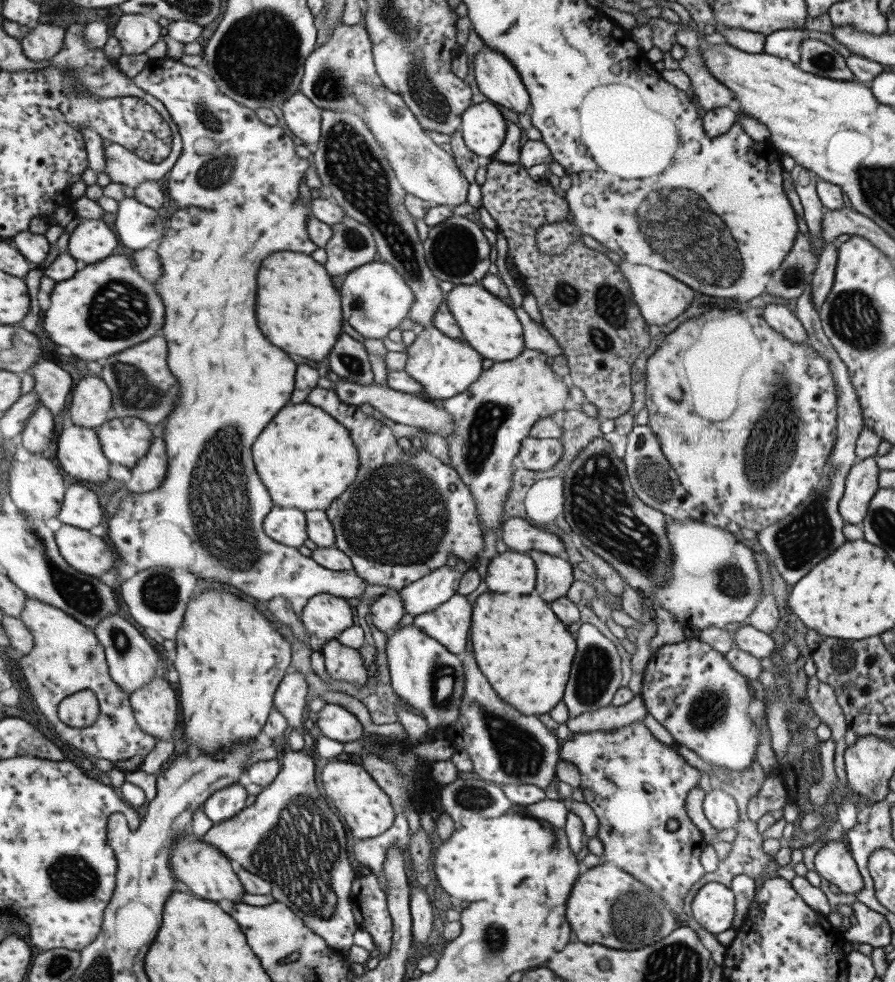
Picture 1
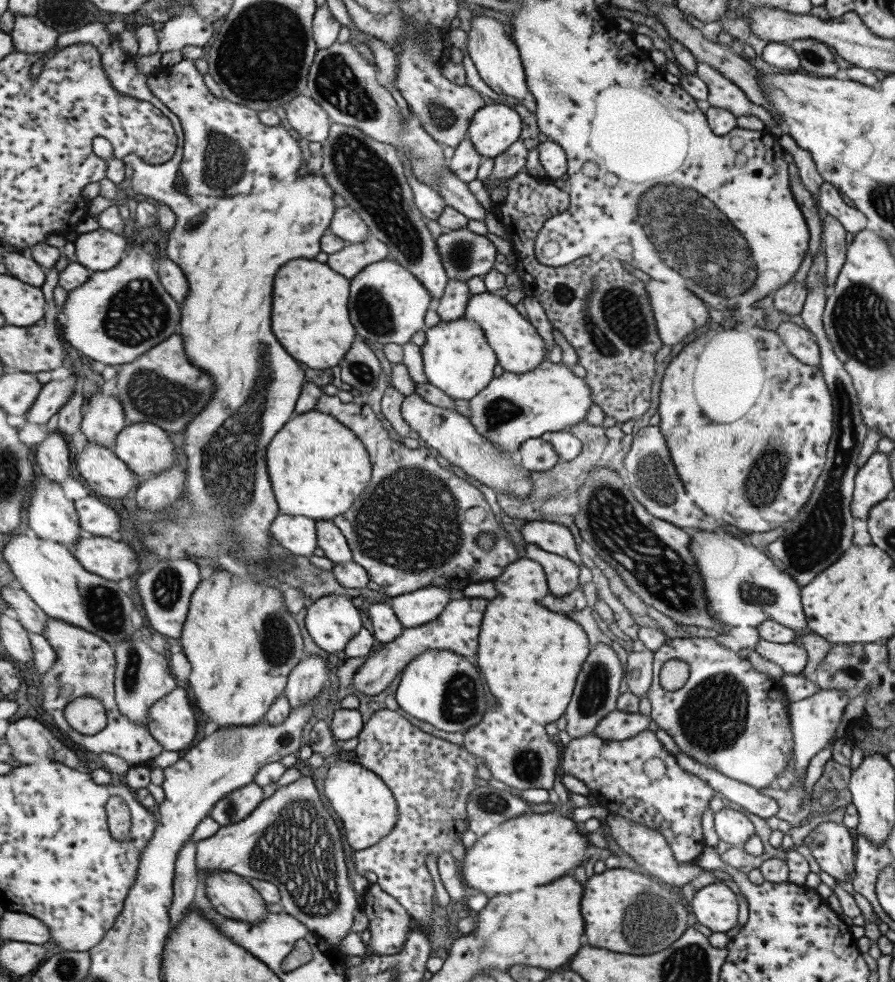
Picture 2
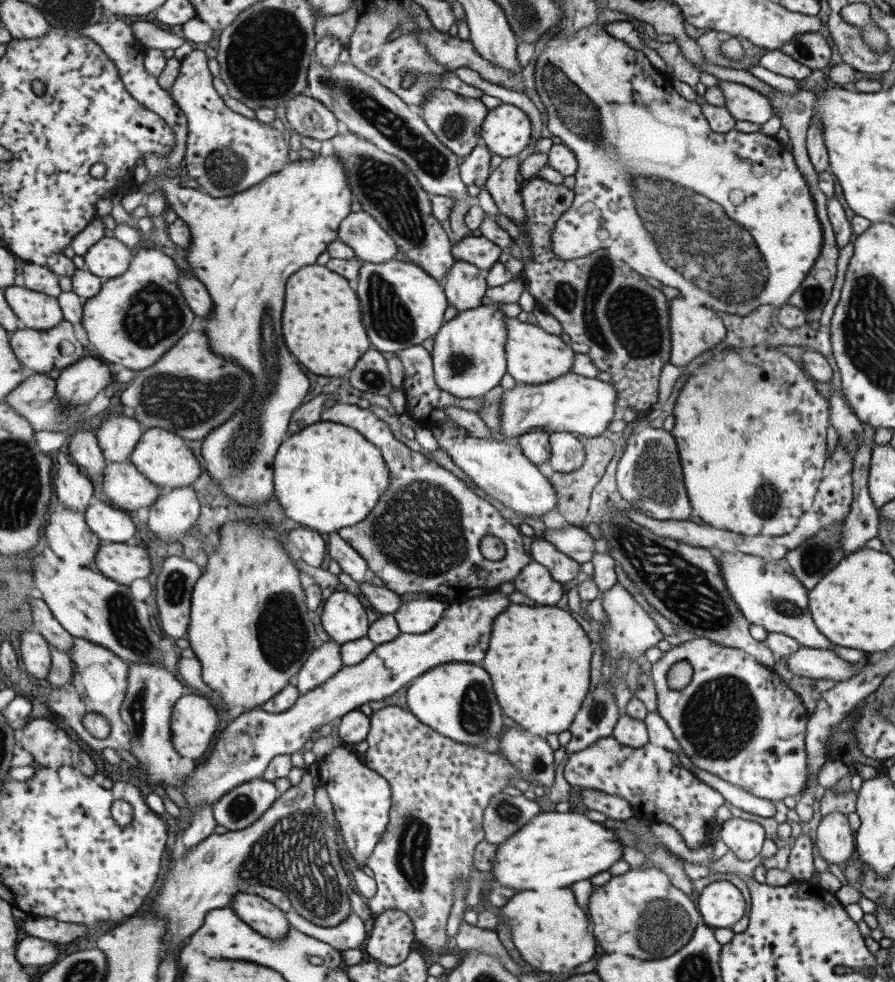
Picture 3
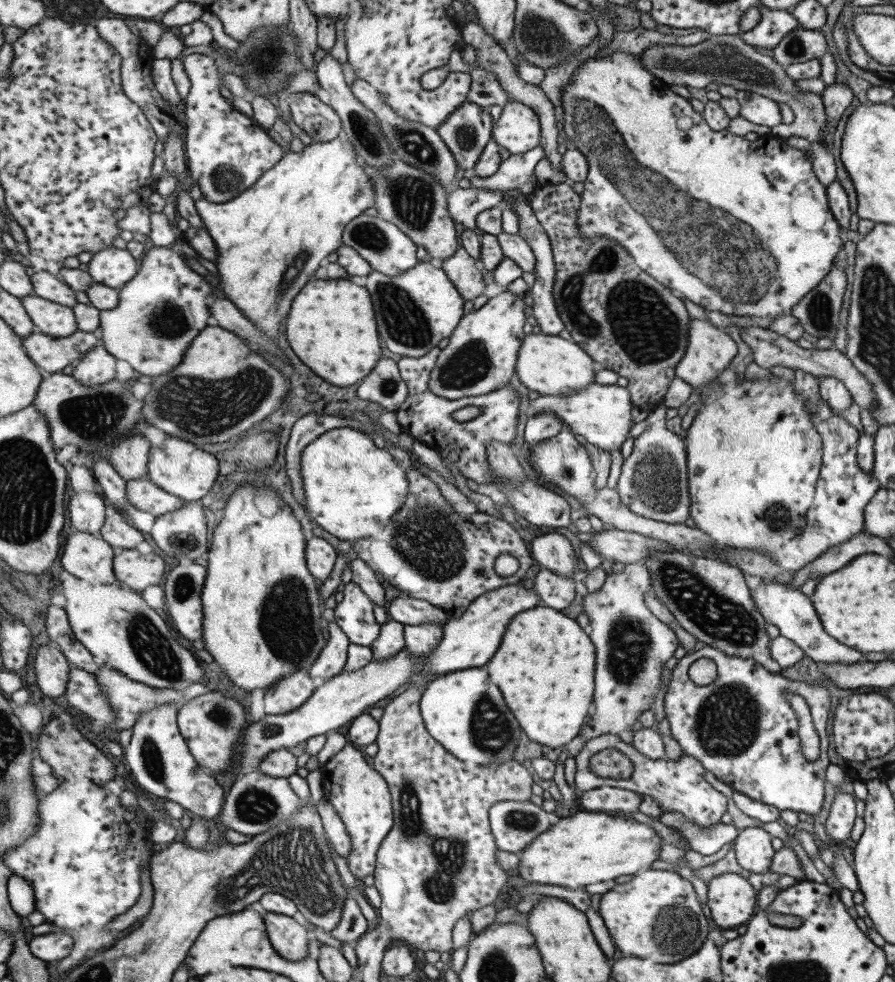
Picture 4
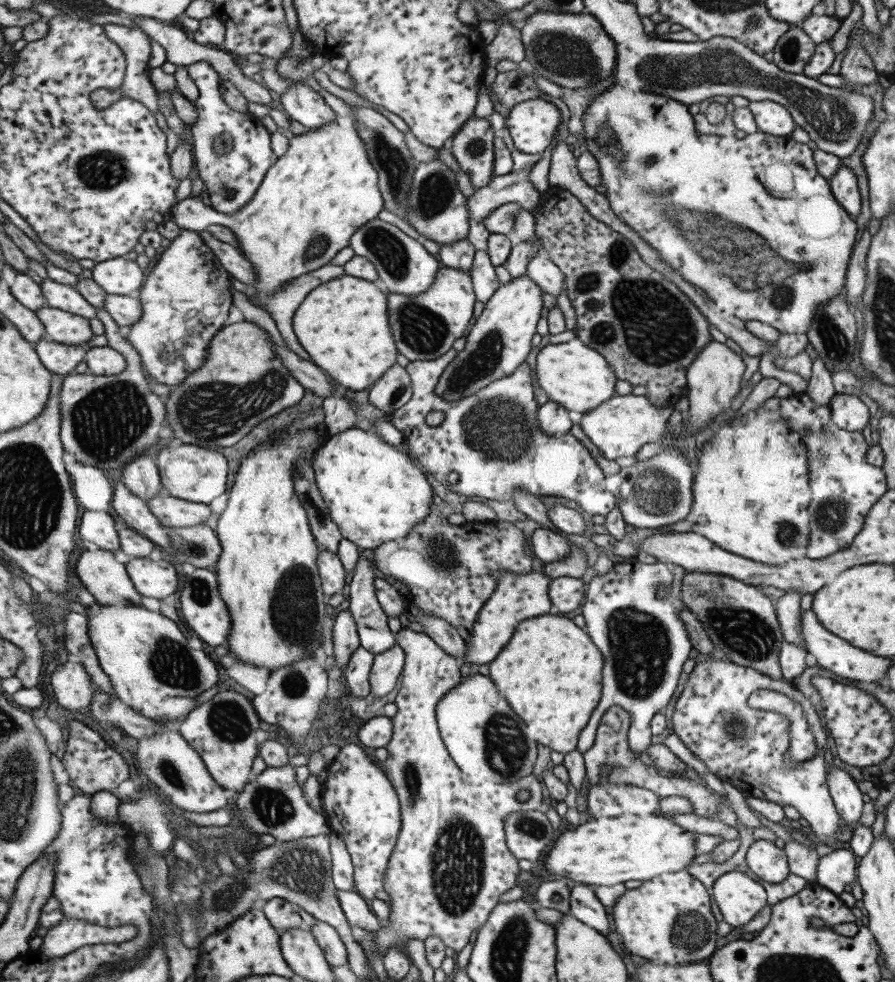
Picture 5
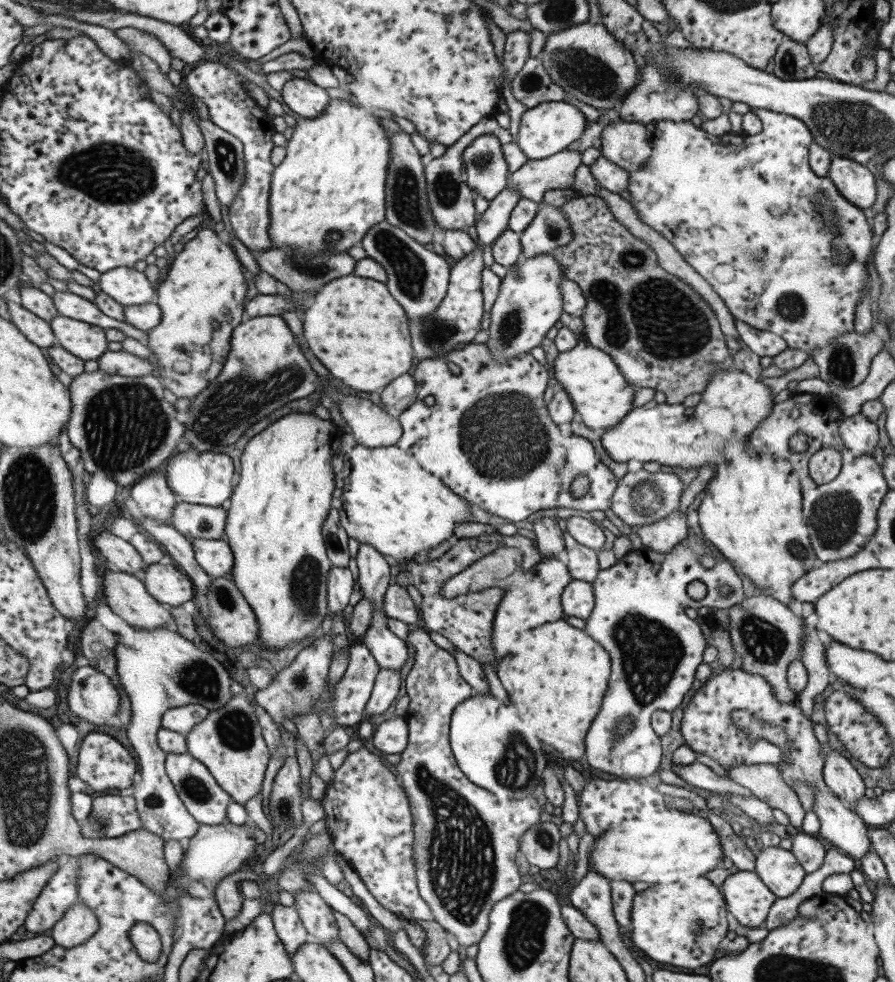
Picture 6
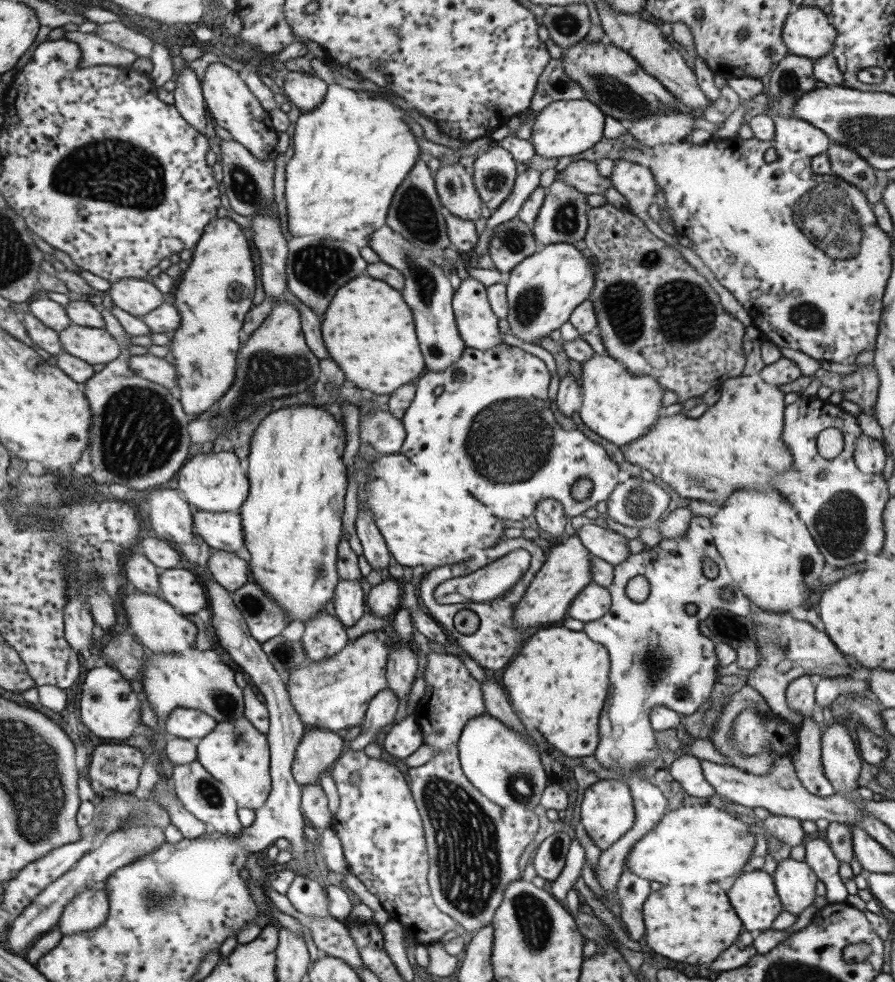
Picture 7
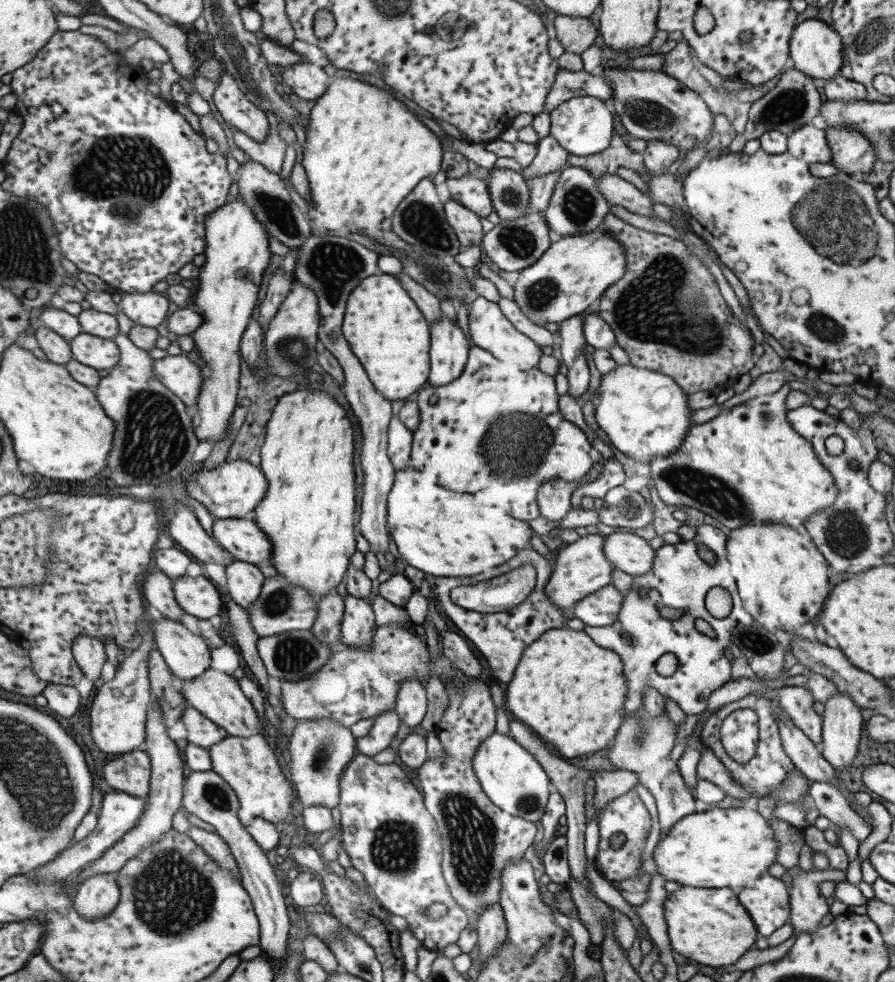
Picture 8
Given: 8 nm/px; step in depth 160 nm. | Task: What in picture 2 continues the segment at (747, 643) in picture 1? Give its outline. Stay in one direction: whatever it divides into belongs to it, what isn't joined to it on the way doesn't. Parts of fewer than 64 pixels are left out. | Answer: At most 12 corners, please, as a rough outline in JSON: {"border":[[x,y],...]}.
{"border":[[760,638],[753,649],[784,673],[801,674],[805,649]]}

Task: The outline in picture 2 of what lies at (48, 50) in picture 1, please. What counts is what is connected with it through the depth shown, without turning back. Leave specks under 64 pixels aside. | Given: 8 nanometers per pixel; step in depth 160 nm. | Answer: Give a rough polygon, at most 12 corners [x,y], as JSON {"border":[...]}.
{"border":[[13,14],[15,50],[37,54],[58,32],[35,15]]}

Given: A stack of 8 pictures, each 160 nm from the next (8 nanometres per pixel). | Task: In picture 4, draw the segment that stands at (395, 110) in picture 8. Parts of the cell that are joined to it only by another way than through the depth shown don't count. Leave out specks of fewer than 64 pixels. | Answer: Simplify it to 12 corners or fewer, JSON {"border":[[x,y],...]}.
{"border":[[337,137],[194,202],[219,290],[273,342],[375,206]]}

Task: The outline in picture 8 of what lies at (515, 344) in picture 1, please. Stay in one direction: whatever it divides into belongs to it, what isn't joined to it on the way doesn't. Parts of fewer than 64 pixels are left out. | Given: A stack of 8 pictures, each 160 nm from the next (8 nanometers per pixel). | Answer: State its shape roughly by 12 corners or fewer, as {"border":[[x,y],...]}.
{"border":[[600,376],[593,418],[618,452],[677,452],[693,410],[670,376]]}

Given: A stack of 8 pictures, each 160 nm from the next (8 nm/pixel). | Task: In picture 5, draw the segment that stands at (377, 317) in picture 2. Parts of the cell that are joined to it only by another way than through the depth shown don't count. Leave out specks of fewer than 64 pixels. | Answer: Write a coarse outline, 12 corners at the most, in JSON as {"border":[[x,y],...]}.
{"border":[[444,265],[422,293],[387,294],[395,348],[433,360],[469,326],[468,273]]}

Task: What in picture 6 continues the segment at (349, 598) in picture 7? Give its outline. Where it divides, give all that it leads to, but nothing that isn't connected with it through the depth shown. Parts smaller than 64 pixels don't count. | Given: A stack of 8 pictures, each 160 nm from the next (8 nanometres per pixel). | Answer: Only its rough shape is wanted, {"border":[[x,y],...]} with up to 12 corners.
{"border":[[332,566],[326,607],[341,614],[356,584],[347,567]]}

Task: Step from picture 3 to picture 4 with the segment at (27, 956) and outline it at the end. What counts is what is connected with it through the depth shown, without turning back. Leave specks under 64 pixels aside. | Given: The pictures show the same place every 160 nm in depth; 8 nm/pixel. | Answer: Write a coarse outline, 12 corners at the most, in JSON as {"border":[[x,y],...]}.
{"border":[[69,932],[34,936],[30,954],[46,964],[66,958]]}

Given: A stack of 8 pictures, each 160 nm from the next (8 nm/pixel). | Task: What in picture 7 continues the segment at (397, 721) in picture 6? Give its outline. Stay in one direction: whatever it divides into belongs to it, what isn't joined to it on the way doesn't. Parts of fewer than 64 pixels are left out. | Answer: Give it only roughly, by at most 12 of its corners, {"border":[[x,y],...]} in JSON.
{"border":[[415,717],[392,724],[383,750],[405,759],[422,744]]}

